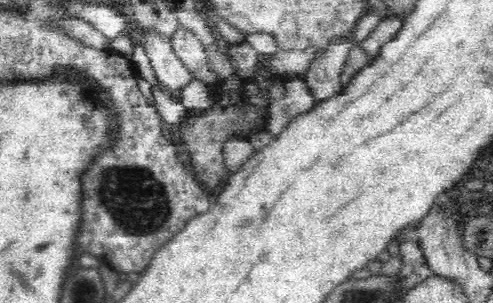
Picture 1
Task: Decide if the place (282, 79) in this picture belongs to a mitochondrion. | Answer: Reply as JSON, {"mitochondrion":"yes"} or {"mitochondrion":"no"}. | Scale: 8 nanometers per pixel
{"mitochondrion":"no"}

